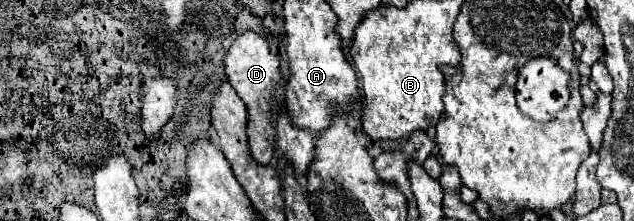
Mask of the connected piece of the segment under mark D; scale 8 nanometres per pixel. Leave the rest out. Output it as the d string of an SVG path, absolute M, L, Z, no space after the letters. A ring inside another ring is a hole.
M245 31L235 39L235 43L229 47L229 51L223 57L223 67L227 73L229 83L235 87L243 103L247 105L247 141L251 149L251 157L261 163L261 165L271 165L273 153L275 153L275 127L271 123L271 97L273 89L281 81L279 73L279 59L269 51L267 41L255 33L255 31Z

